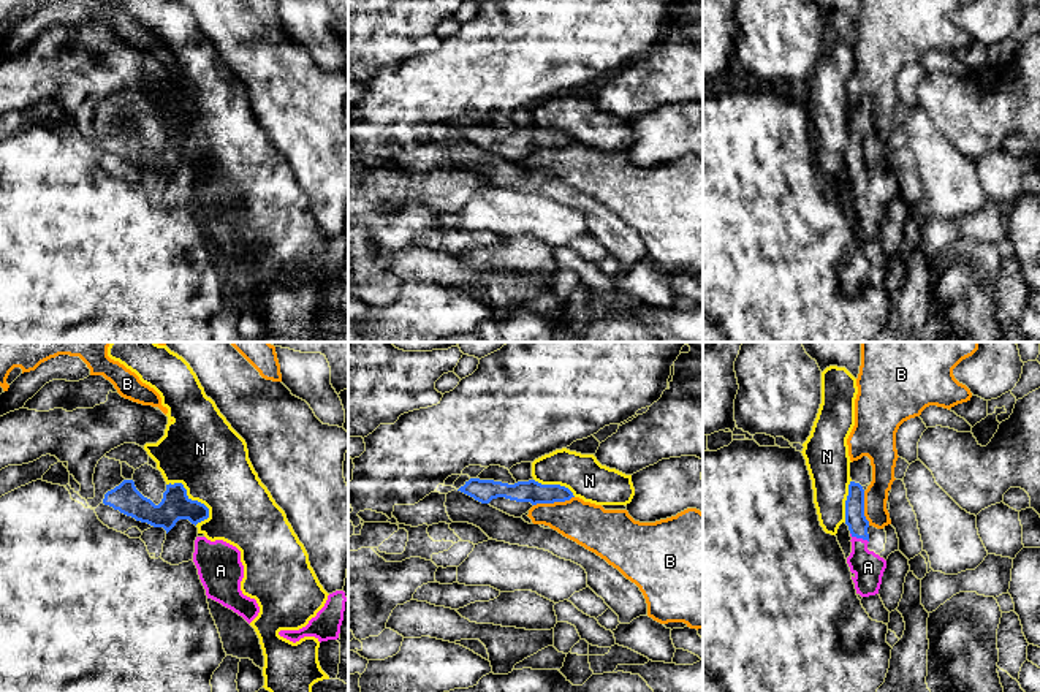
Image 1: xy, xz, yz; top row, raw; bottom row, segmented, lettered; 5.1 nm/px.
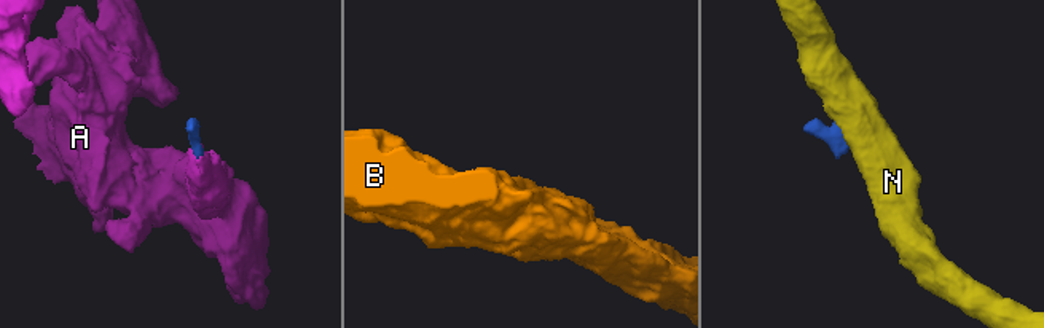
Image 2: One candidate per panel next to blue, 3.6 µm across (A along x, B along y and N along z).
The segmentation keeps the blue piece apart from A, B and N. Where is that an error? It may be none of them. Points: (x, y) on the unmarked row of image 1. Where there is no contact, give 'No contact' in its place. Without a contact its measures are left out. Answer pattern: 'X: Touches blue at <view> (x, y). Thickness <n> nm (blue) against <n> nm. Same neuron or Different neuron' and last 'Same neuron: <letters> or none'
A: Touches blue at yz (860, 182). Thickness 100 nm (blue) against 160 nm. Same neuron
B: Touches blue at xz (553, 148). Thickness 120 nm (blue) against 220 nm. Different neuron
N: Touches blue at xy (187, 141). Thickness 150 nm (blue) against 400 nm. Different neuron
Same neuron: A

